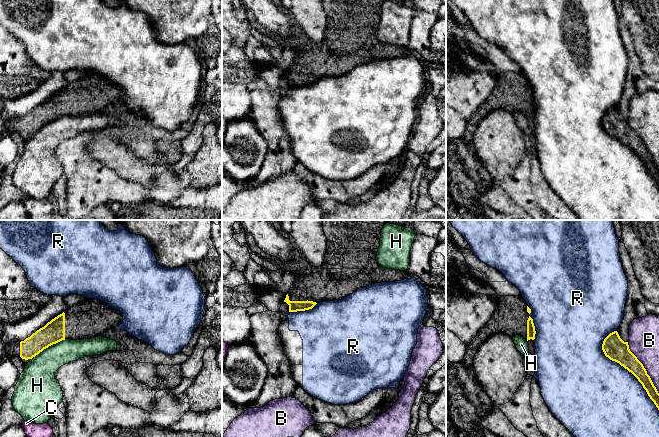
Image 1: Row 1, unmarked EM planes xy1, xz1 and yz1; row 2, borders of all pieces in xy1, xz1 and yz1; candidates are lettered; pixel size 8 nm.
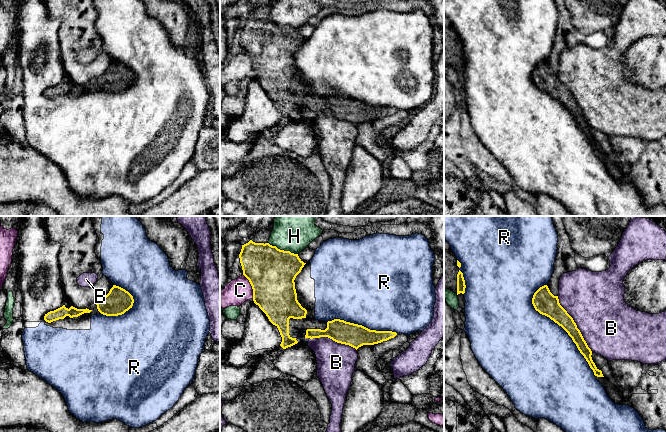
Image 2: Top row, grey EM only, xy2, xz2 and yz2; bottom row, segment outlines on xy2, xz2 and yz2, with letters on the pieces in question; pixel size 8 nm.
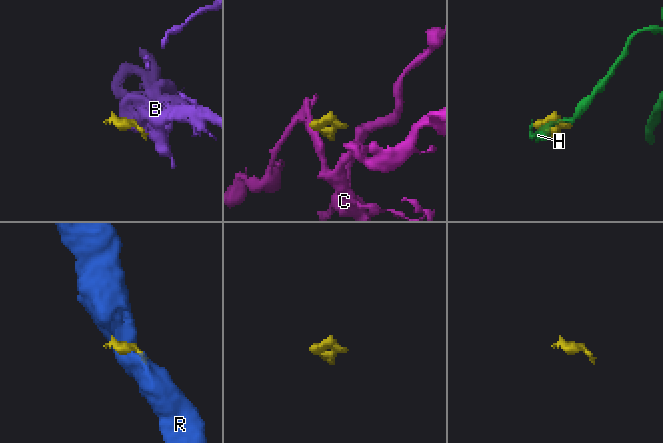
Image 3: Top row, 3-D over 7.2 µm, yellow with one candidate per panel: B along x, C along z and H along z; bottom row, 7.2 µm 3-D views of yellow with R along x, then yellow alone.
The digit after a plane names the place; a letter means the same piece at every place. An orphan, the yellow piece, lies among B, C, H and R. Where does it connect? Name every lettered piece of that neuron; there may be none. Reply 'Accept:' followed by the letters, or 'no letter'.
Accept: no letter

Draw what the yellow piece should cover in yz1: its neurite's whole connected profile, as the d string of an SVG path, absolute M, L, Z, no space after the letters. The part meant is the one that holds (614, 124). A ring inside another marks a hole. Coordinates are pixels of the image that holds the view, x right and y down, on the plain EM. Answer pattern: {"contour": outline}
{"contour": "M614 107L604 115L602 126L606 133L619 139L638 155L659 186L659 169L643 140L630 127L628 118L624 118L618 108Z"}

